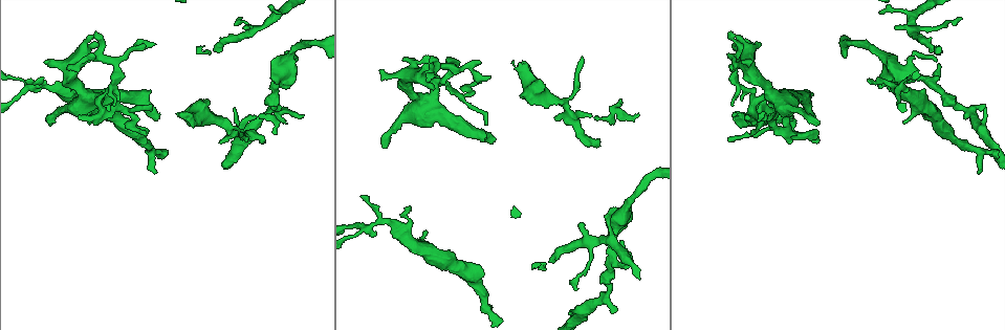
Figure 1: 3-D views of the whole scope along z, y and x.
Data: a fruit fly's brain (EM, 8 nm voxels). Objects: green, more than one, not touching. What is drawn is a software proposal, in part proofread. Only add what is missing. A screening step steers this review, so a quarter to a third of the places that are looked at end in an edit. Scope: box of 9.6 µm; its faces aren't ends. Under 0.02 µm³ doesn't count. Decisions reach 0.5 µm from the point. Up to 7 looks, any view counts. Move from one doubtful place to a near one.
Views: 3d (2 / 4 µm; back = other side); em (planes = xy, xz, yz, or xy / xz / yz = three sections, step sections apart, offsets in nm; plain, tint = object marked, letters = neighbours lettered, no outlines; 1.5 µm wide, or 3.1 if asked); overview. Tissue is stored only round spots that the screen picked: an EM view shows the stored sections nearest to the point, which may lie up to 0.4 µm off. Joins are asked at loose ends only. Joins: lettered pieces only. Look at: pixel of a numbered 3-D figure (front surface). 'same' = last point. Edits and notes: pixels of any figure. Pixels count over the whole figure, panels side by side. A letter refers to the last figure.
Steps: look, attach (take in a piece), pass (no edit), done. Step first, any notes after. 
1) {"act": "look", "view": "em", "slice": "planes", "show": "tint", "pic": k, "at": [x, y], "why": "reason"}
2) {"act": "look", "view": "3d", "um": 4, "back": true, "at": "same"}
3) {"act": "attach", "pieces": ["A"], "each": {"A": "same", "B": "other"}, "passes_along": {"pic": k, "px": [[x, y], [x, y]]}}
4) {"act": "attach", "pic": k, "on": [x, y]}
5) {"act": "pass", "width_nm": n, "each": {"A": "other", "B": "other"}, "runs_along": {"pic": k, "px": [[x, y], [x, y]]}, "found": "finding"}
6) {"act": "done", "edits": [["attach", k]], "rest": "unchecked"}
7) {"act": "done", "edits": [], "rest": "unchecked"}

{"act": "look", "view": "3d", "um": 2, "pic": 1, "at": [979, 110], "why": "an open end"}

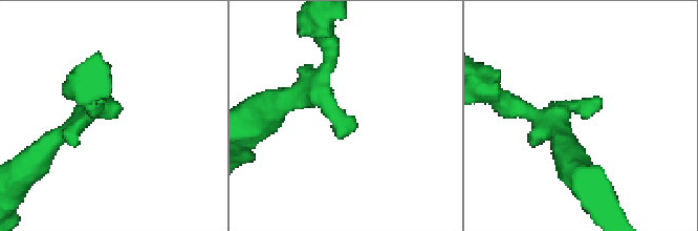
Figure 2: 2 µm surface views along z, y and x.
{"act": "look", "view": "em", "slice": "planes", "show": "letters", "pic": 2, "at": [350, 125], "arm_widths_nm": [200, 220]}

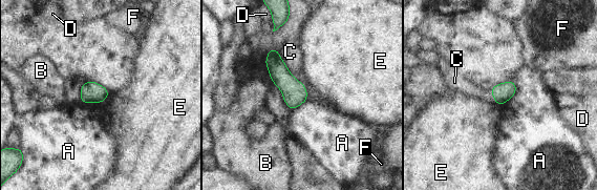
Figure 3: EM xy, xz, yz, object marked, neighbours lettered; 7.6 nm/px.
{"act": "pass", "each": {"A": "other", "B": "other", "C": "other", "D": "other", "E": "other", "F": "other"}, "found": "none of them fits"}

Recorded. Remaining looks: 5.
{"act": "look", "view": "3d", "um": 2, "back": true, "pic": 1, "at": [219, 143], "why": "an open end"}

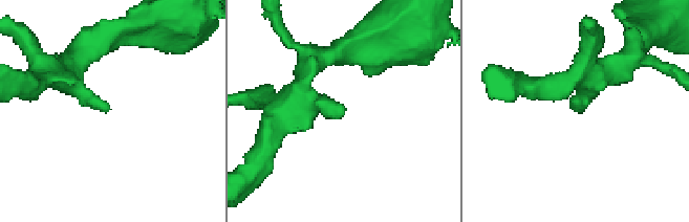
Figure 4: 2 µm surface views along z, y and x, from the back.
{"act": "look", "view": "em", "slice": "xy", "step": 4, "show": "tint", "pic": 4, "at": [339, 114]}

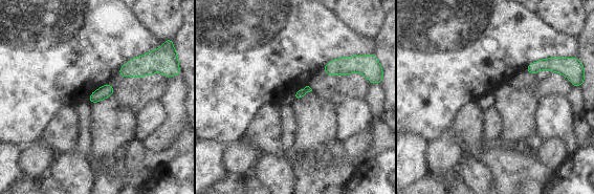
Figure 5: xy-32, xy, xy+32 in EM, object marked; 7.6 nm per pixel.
{"act": "look", "view": "em", "slice": "planes", "show": "letters", "at": "same"}

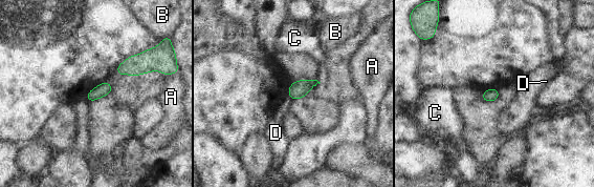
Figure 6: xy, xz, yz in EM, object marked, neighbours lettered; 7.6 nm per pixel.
{"act": "pass", "each": {"A": "other", "B": "other", "C": "other", "D": "other"}, "border": {"pic": 6, "px": [[288, 96], [292, 100]]}, "found": "no lettered piece goes on from it"}

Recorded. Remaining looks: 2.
{"act": "look", "view": "em", "slice": "yz", "step": 8, "show": "tint", "pic": 1, "at": [78, 116]}

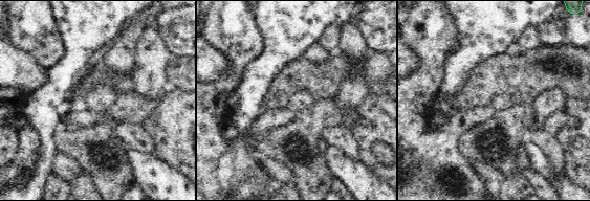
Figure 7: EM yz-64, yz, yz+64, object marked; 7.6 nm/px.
{"act": "look", "view": "em", "slice": "planes", "show": "letters", "at": "same"}

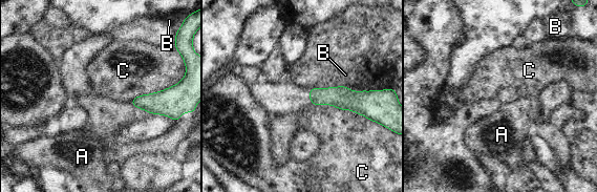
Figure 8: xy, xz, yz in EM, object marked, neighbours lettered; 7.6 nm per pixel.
{"act": "pass", "each": {"A": "other", "B": "other", "C": "other"}, "found": "none of them fits"}

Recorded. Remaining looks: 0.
{"act": "done", "edits": [], "rest": "unchecked"}

